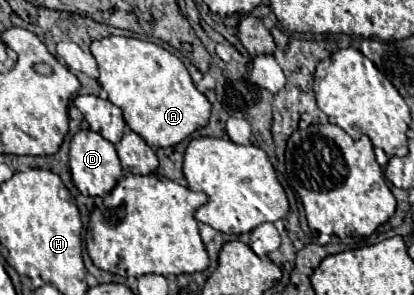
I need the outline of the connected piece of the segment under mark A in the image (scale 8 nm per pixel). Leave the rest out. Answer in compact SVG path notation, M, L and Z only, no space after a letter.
M110 35L92 41L90 51L98 63L98 83L108 93L108 99L122 109L126 125L148 141L150 147L178 145L184 137L208 123L210 101L194 87L184 63L160 45L134 37Z

